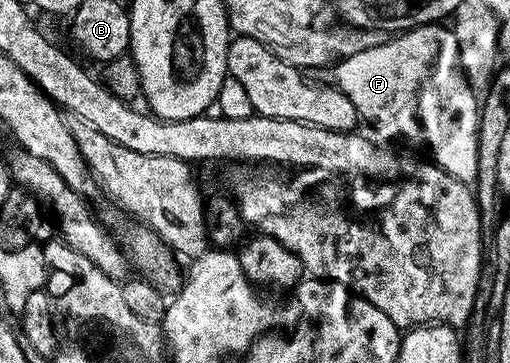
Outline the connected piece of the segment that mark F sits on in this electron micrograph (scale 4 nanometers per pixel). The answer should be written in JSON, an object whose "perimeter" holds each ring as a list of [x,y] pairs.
{"perimeter":[[[441,22],[420,24],[418,28],[410,28],[387,38],[379,46],[336,61],[333,70],[332,83],[343,94],[347,94],[347,98],[351,98],[351,106],[355,106],[358,117],[364,123],[366,120],[378,132],[378,137],[406,140],[417,148],[426,148],[429,151],[428,159],[447,174],[467,185],[476,181],[479,96],[469,85],[465,69],[461,67],[457,35],[452,27]]]}

